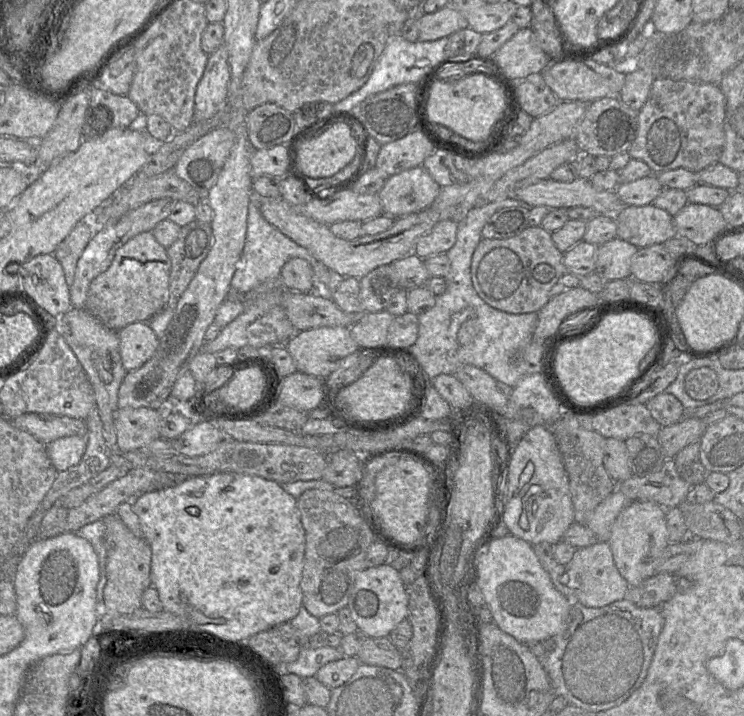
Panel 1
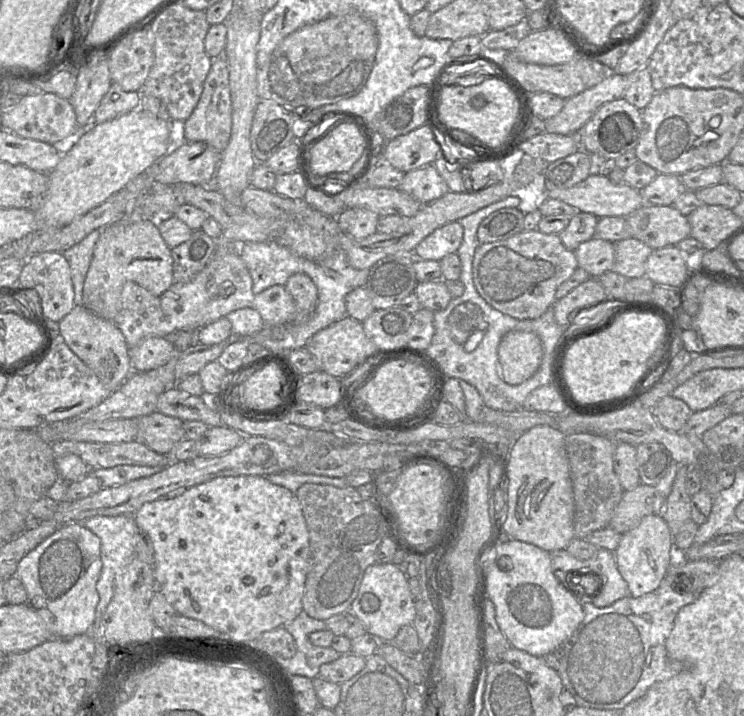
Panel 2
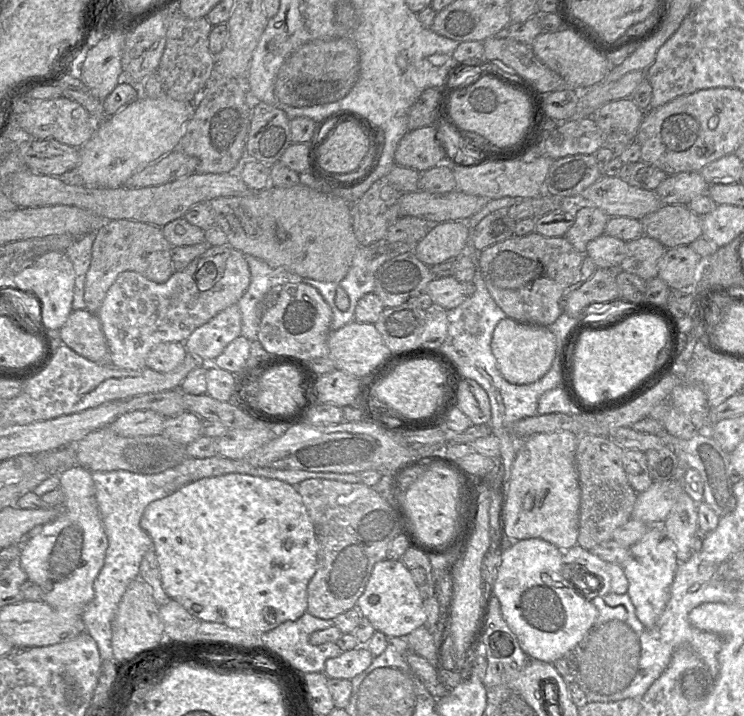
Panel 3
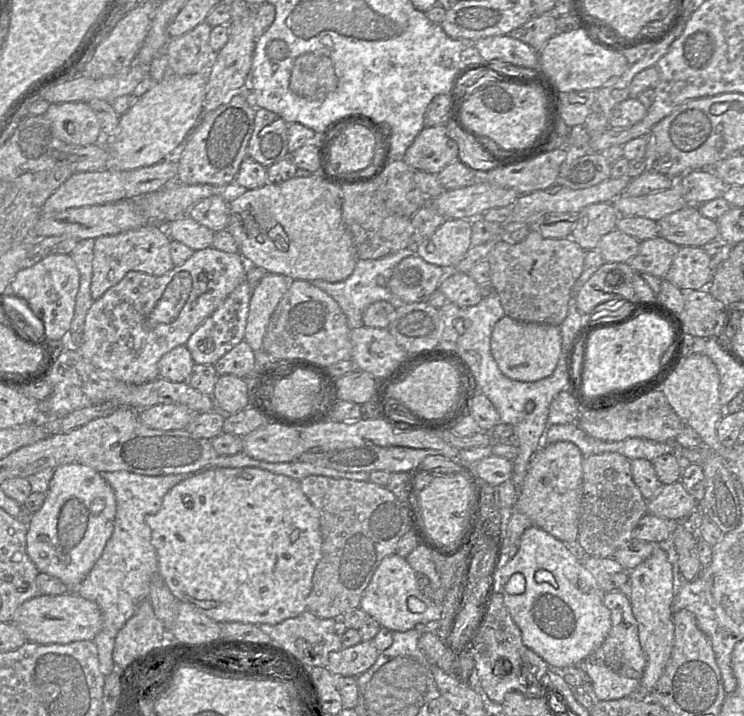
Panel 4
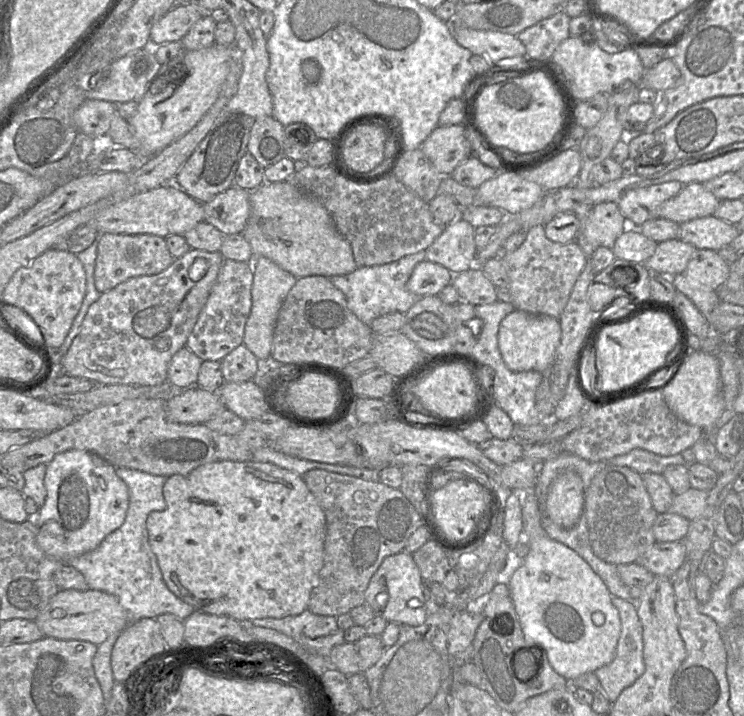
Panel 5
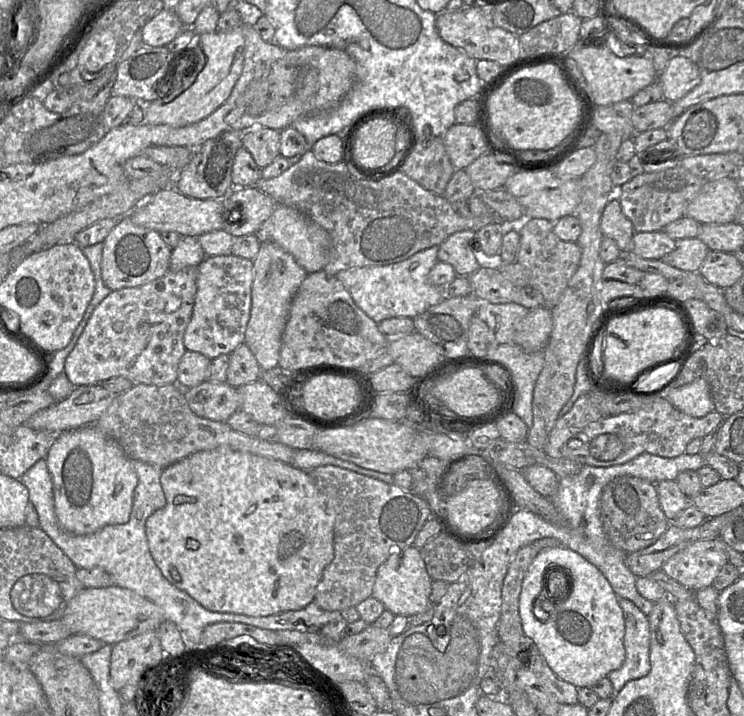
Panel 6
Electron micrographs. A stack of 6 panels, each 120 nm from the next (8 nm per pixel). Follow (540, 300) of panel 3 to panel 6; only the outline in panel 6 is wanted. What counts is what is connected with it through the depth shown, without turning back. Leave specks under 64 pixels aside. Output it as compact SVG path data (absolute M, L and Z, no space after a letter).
M528 219L520 228L520 245L516 260L529 271L529 286L543 295L545 307L549 309L558 304L581 260L581 249L577 242L561 240L553 228L554 222L547 219Z

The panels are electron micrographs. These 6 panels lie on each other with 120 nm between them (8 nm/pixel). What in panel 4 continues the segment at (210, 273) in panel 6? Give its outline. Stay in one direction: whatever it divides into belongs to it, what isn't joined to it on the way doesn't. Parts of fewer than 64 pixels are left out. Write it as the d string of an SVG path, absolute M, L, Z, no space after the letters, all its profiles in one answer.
M245 280L190 336L186 346L196 364L214 365L222 356L244 340L250 300L251 287Z

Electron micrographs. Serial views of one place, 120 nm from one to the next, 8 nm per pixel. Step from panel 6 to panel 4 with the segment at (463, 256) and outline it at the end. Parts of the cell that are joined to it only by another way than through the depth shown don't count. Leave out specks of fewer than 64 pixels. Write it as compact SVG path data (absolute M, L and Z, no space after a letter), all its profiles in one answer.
M447 218L427 239L415 246L415 253L425 262L448 271L471 248L472 222Z

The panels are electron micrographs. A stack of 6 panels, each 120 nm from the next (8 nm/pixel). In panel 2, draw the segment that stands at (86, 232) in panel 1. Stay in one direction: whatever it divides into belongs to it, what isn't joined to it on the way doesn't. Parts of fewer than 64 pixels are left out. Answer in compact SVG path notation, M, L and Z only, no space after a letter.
M94 230L81 242L62 252L71 270L75 306L83 305L82 290L93 257L94 247L100 235L101 230Z

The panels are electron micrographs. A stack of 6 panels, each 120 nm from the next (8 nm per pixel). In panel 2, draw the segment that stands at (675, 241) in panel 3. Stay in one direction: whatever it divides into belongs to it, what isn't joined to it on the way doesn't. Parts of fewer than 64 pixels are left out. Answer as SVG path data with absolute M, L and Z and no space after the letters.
M644 204L626 220L631 237L653 250L676 246L691 235L687 216L673 206Z

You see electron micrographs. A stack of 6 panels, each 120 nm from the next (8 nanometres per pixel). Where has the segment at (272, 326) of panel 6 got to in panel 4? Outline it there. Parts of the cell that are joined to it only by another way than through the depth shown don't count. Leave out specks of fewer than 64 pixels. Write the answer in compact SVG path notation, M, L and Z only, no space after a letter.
M266 273L253 289L244 334L244 340L253 351L263 349L263 338L270 317L292 282L290 277Z

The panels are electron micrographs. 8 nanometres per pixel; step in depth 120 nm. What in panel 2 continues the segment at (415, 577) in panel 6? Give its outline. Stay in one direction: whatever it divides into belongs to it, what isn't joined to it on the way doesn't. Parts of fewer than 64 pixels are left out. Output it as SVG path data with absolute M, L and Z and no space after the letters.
M392 562L367 567L350 611L363 623L367 633L377 636L380 642L393 642L399 629L413 624L416 615L407 576Z

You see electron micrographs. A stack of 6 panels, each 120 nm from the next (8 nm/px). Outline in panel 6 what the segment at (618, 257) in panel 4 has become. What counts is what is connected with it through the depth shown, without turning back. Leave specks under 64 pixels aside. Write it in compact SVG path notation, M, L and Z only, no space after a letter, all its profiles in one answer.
M663 230L656 232L636 232L631 241L631 250L629 253L623 254L634 254L638 257L649 259L649 260L660 260L666 254L672 252L676 247L676 240L669 237Z

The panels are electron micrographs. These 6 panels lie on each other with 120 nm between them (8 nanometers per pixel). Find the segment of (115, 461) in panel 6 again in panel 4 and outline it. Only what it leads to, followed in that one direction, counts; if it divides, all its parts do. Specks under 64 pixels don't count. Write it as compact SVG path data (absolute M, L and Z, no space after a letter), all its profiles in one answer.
M77 463L58 466L49 482L42 507L27 517L27 554L39 572L58 578L70 589L74 589L84 580L102 555L114 531L115 516L115 493L101 473Z

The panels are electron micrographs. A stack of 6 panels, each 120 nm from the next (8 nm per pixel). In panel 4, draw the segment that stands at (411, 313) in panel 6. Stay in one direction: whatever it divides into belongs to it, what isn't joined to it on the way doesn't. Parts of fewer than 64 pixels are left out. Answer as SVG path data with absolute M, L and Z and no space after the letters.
M408 247L379 259L358 259L354 271L344 281L330 283L324 280L313 280L309 282L326 292L339 304L352 330L364 326L362 316L369 305L381 300L394 302L394 296L389 288L391 275L400 261L413 255L416 255L414 247Z

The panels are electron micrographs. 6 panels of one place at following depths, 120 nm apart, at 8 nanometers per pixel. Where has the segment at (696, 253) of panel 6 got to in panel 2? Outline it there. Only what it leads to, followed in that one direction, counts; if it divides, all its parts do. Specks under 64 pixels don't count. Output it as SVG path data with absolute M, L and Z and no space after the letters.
M633 237L615 242L612 270L627 278L643 277L646 261L652 252L651 247Z

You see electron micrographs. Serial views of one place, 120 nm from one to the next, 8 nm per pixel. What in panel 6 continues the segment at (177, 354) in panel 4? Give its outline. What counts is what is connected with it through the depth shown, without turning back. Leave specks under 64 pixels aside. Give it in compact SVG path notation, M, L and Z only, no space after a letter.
M186 350L178 364L177 384L182 389L198 386L209 380L211 360L203 354Z

